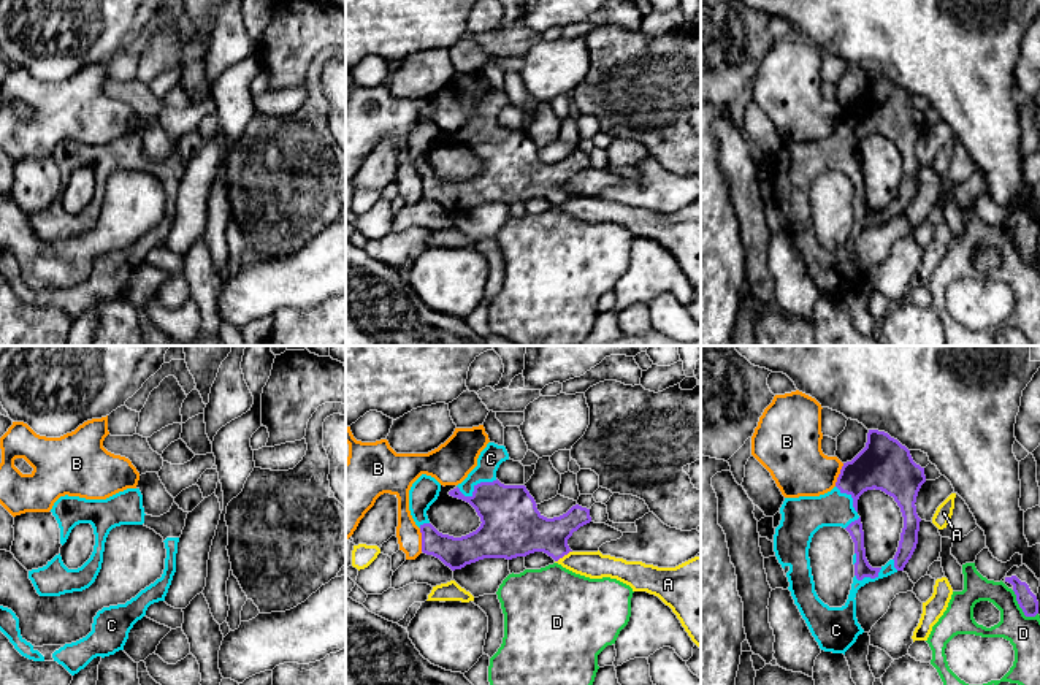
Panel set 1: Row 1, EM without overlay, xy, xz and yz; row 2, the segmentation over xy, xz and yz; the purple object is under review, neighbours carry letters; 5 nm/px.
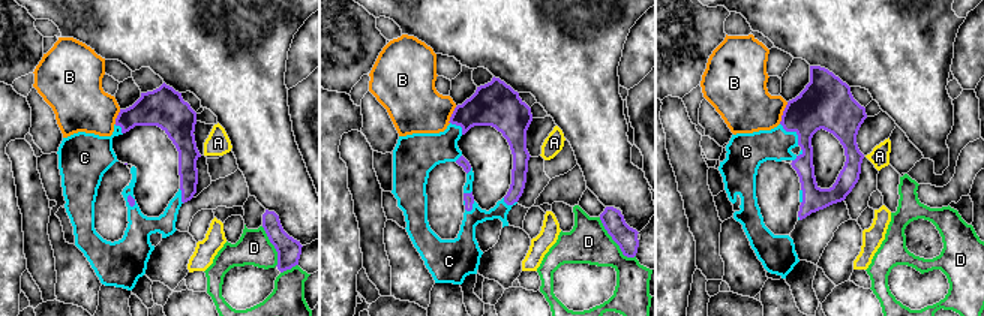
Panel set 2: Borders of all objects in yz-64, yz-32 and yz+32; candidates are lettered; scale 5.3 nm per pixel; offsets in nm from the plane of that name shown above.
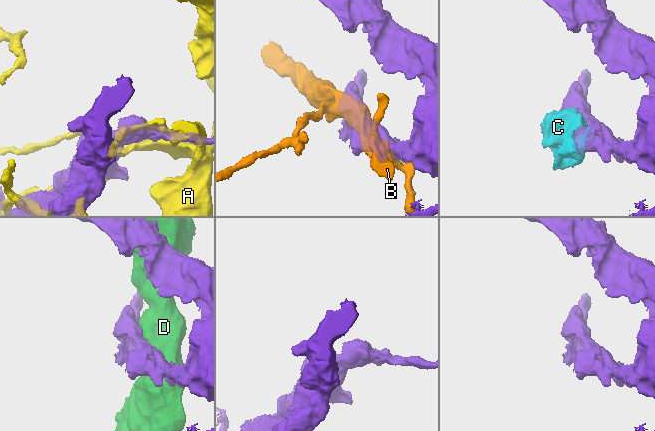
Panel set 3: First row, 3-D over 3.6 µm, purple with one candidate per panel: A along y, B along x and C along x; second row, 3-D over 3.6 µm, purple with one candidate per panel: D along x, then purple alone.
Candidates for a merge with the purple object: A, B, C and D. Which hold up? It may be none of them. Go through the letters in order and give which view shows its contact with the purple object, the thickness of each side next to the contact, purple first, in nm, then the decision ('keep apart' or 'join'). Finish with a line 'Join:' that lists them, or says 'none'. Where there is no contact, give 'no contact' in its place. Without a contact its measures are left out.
A: meets purple in xz; 240 nm thick on the purple side, 140 nm on the other; keep apart
B: meets purple in xz; 160 nm thick on the purple side, 130 nm on the other; keep apart
C: meets purple in xz; 300 nm thick on the purple side, 120 nm on the other; join
D: meets purple in yz; 100 nm thick on the purple side, 160 nm on the other; keep apart
Join: C

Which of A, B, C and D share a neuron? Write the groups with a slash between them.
A / B / C / D

